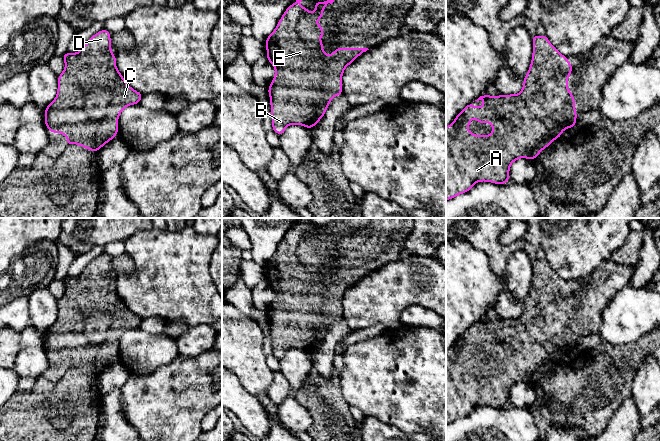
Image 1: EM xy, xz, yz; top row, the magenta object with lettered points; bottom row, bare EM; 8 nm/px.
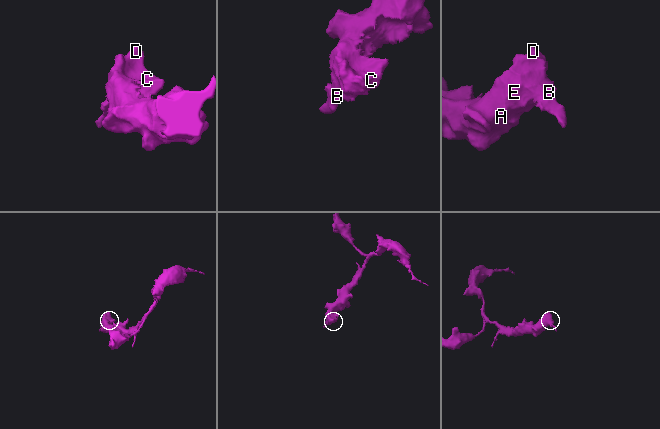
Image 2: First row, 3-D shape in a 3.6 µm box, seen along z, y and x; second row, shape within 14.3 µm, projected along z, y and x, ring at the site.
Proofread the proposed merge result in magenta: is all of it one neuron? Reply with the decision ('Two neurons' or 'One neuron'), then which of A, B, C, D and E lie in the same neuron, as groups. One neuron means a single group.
One neuron. Groups: A B C D E

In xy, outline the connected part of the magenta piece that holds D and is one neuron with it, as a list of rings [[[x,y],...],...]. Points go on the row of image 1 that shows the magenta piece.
[[[103,29],[89,38],[80,51],[62,56],[65,68],[58,76],[57,95],[45,108],[44,123],[49,132],[65,135],[67,145],[77,144],[97,152],[119,133],[118,118],[123,109],[139,104],[143,96],[126,83],[117,69],[110,36]]]

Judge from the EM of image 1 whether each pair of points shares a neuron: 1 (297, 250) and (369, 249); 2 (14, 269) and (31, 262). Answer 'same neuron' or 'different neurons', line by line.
1: same neuron
2: same neuron

